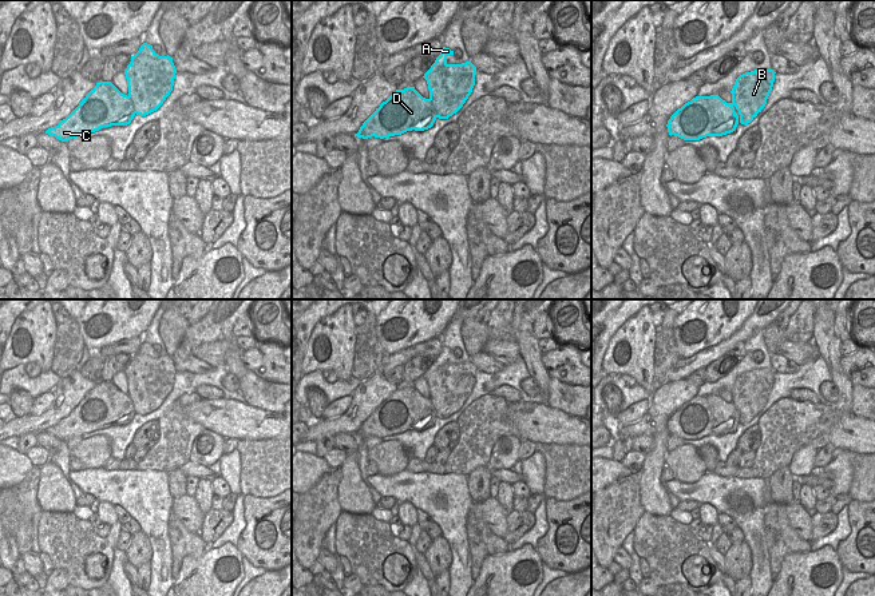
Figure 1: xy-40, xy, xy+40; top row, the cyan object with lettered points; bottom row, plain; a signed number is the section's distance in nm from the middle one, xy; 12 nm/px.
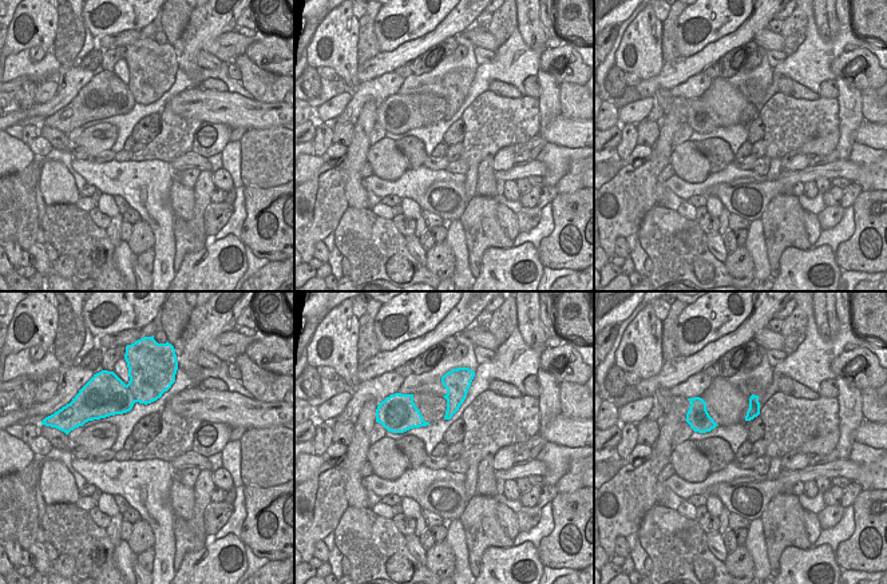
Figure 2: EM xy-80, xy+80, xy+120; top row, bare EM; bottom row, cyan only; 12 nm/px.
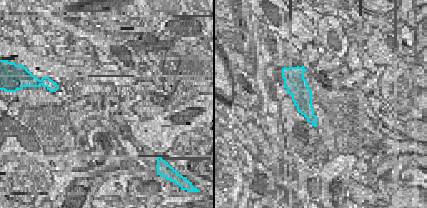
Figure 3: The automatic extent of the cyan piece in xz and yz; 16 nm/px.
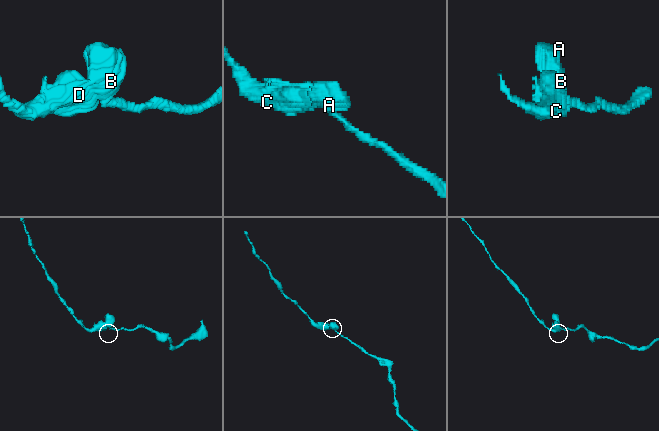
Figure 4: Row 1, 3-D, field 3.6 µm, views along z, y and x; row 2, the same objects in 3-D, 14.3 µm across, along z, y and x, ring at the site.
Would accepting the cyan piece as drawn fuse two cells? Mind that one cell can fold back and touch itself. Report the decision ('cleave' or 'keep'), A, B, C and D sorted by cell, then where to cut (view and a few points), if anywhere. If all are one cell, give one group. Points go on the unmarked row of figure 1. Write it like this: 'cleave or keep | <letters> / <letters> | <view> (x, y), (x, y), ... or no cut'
cleave | A B / C D | xy+40 (759, 410), (751, 410), (740, 416)

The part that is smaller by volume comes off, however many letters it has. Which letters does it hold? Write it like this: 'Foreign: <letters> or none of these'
Foreign: A, B

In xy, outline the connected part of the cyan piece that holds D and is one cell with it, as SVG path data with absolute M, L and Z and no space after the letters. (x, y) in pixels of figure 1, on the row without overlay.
M407 386L404 389L396 389L385 401L380 404L379 408L363 422L359 432L355 433L357 437L368 438L368 437L389 437L395 434L401 434L407 430L424 430L433 425L435 420L448 418L455 412L451 412L447 416L438 416L433 408L433 404L429 398L423 397L415 386Z

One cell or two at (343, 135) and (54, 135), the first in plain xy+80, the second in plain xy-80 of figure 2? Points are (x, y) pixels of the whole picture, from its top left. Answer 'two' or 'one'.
one

